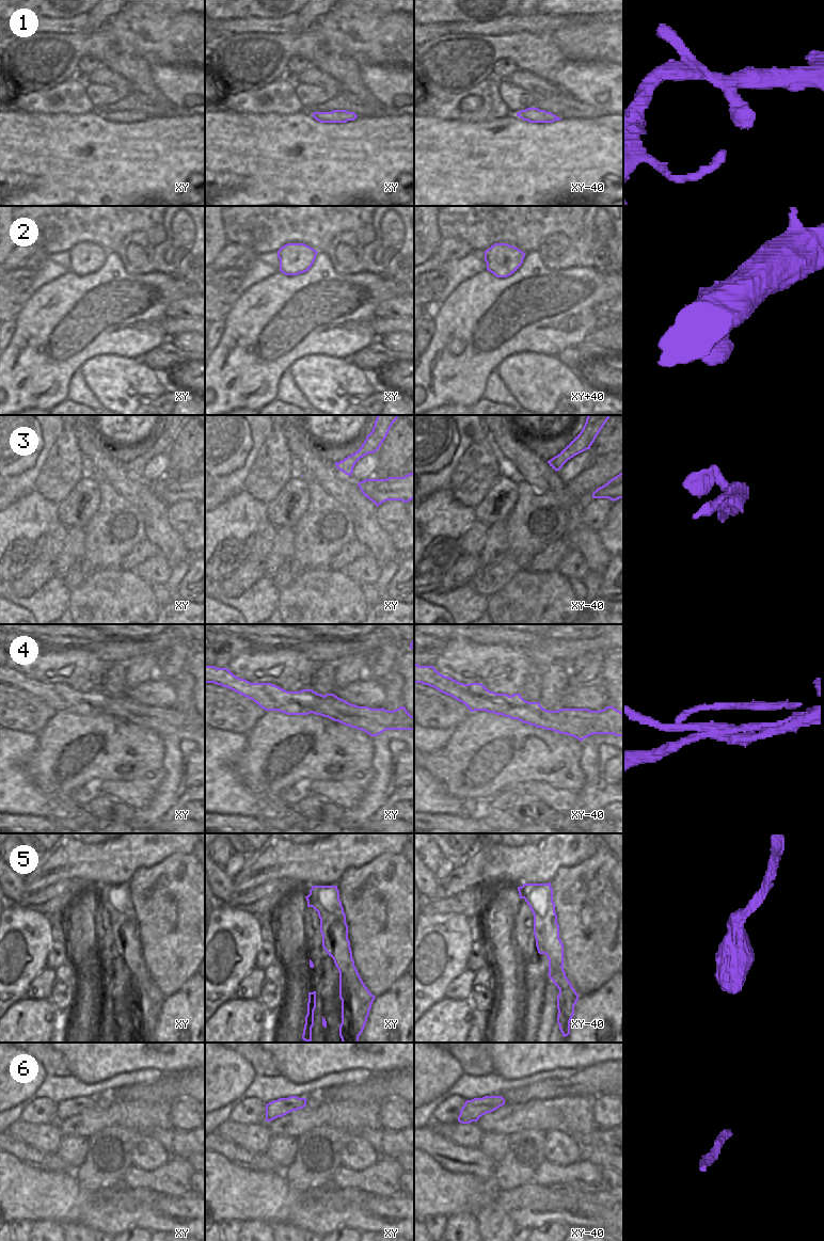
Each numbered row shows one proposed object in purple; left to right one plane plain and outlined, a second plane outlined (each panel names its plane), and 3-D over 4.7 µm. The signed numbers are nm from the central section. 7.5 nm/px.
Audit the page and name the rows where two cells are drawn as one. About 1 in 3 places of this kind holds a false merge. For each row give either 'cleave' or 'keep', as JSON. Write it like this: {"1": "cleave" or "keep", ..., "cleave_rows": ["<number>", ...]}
{"1": "keep", "2": "keep", "3": "keep", "4": "cleave", "5": "cleave", "6": "cleave", "cleave_rows": ["4", "5", "6"]}

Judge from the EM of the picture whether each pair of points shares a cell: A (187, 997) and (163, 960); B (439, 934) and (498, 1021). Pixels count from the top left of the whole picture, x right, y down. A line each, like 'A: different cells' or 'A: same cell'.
A: different cells
B: different cells

